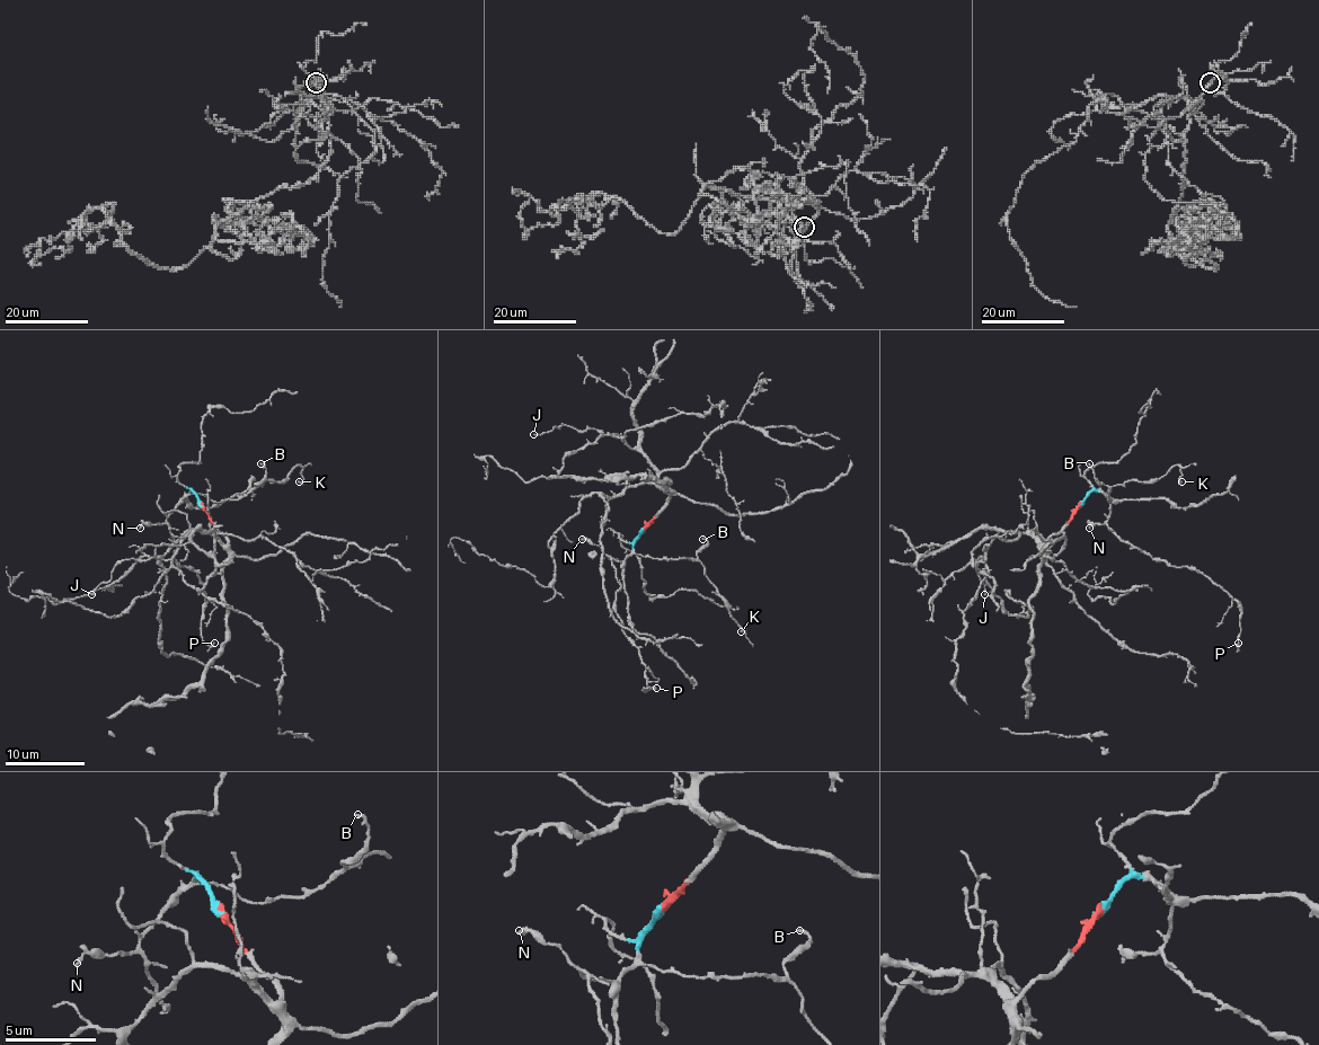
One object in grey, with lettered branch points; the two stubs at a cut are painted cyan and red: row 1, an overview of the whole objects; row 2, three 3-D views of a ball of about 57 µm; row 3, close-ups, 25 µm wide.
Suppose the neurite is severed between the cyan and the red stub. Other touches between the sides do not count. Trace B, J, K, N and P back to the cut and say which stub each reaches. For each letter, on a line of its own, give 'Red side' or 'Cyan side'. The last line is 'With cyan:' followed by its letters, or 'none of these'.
B: Cyan side
J: Red side
K: Cyan side
N: Cyan side
P: Cyan side
With cyan: B, K, N, P

